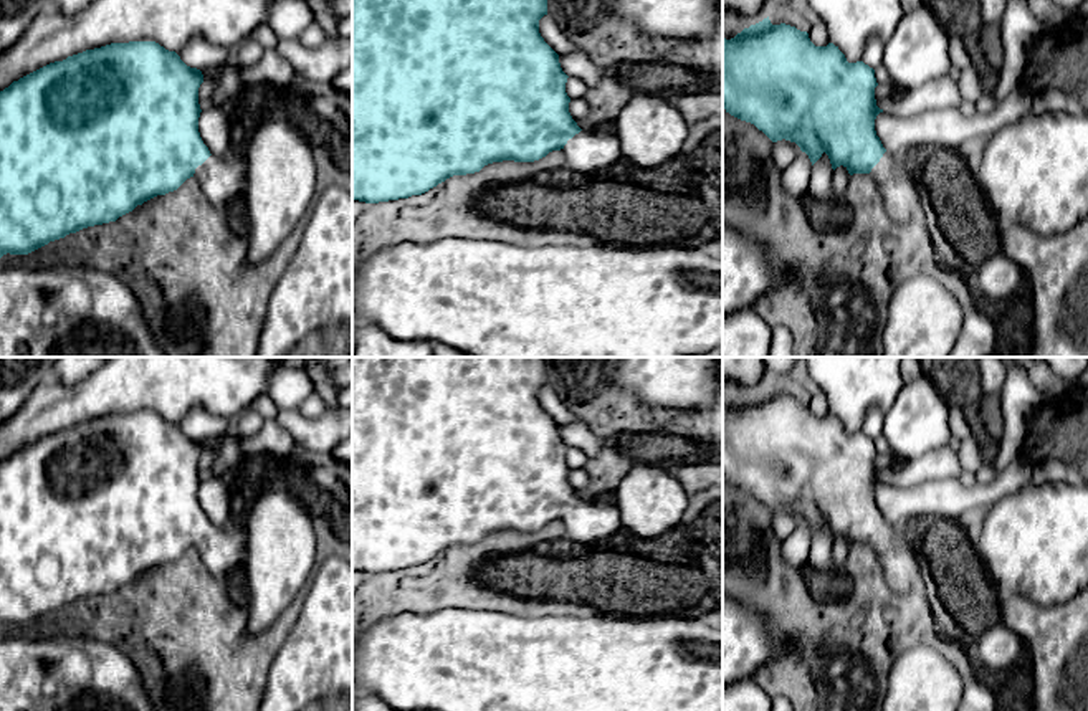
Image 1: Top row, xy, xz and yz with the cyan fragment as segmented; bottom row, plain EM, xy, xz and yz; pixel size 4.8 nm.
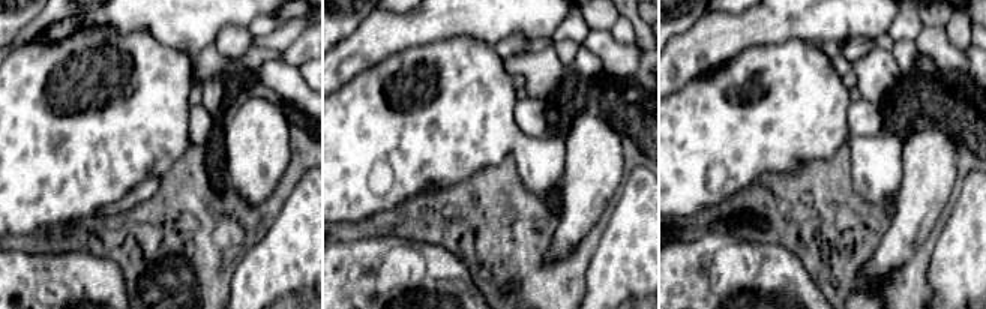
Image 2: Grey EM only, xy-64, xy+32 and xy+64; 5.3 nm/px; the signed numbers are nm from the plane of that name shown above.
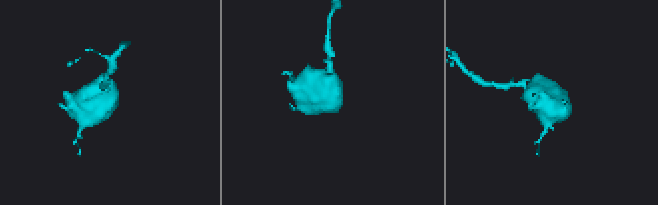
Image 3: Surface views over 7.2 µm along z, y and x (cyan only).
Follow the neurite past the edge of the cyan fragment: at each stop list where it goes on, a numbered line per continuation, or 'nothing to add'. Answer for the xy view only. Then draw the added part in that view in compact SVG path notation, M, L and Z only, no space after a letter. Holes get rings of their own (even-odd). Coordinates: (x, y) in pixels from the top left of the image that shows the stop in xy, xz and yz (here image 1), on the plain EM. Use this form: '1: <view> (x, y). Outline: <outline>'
1: xy (222, 548). Outline: M210 526L195 539L193 547L200 552L205 569L218 579L245 565L246 531L245 526Z

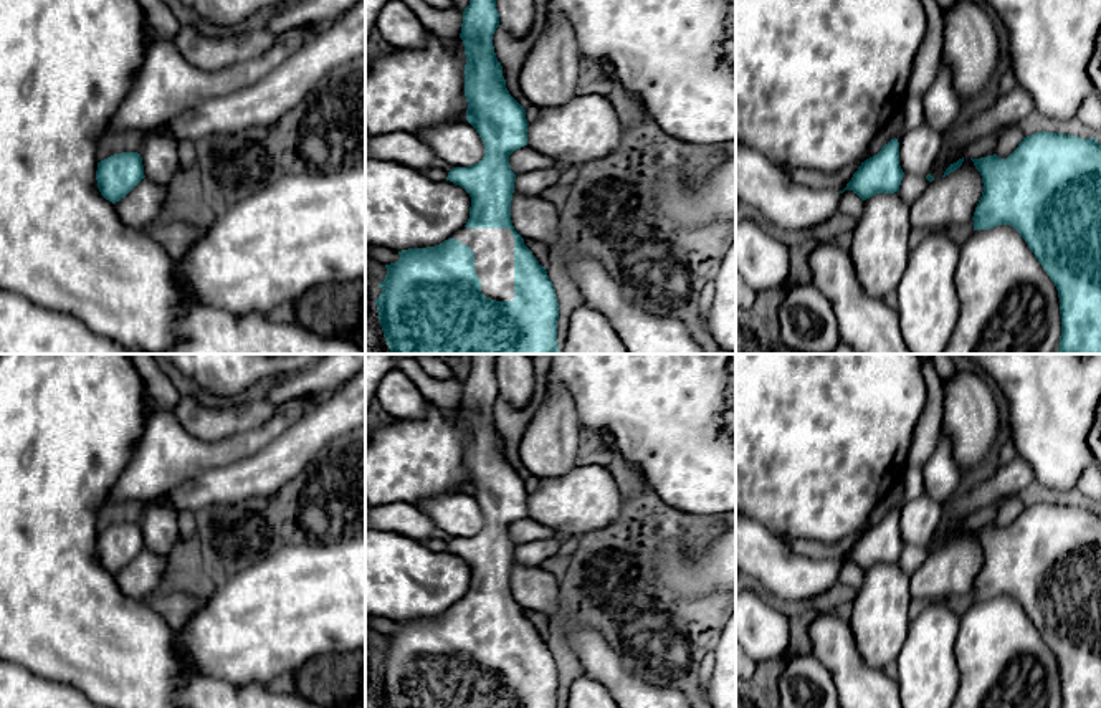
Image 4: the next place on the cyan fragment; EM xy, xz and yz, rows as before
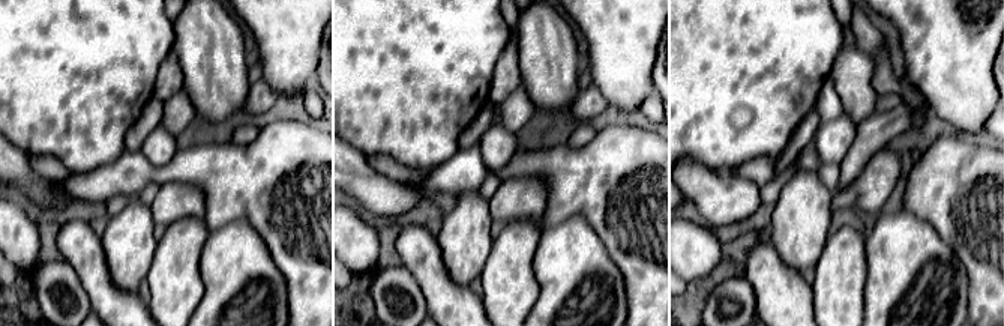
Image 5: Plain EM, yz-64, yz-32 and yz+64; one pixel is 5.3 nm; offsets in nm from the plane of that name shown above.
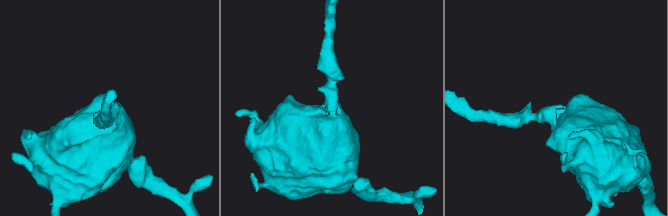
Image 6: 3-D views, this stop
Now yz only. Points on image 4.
nothing to add

